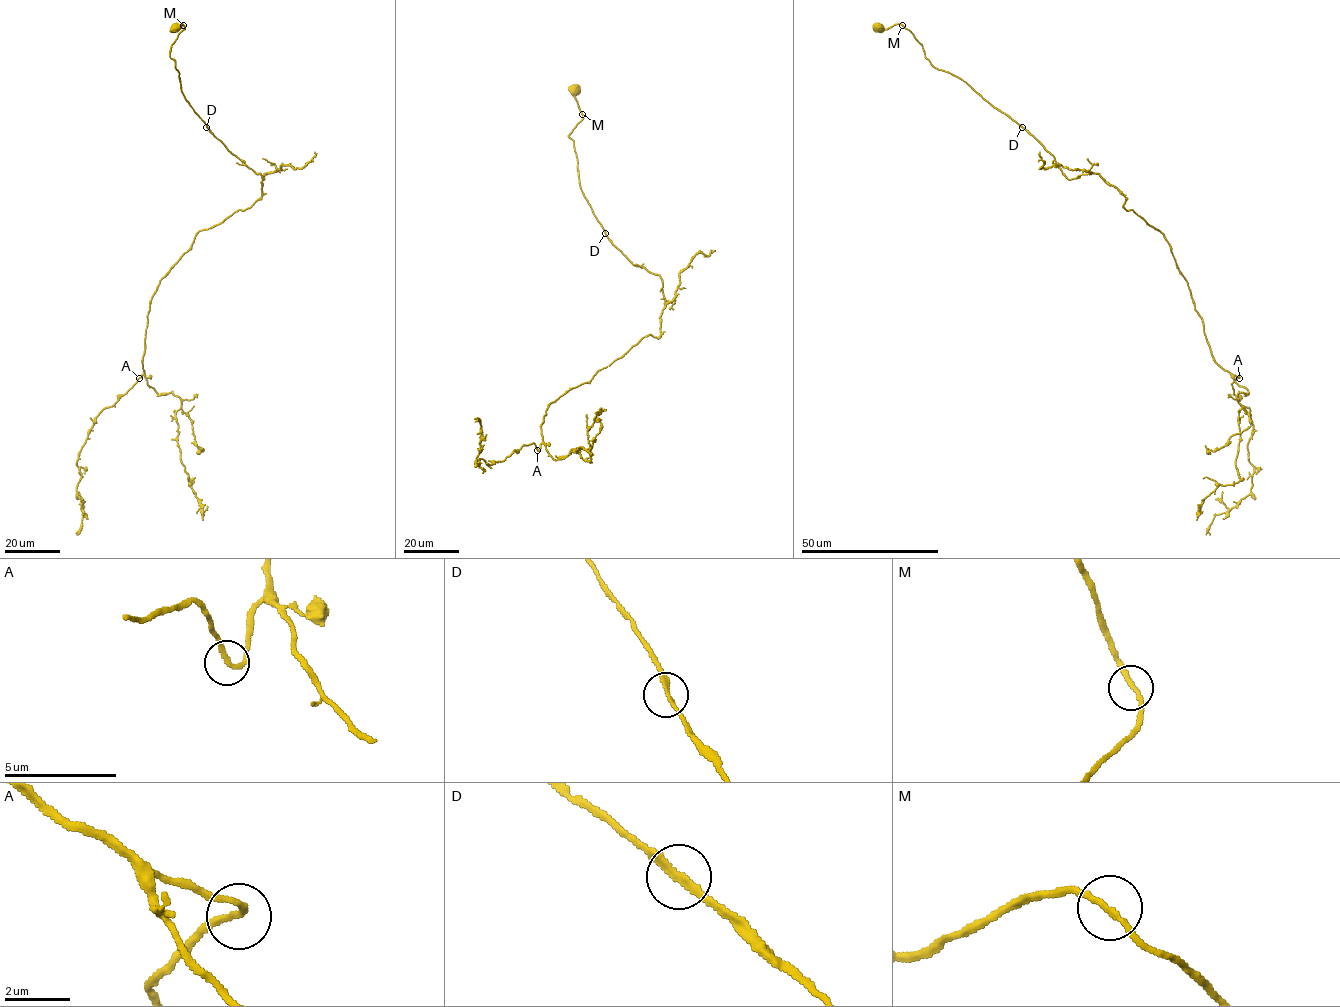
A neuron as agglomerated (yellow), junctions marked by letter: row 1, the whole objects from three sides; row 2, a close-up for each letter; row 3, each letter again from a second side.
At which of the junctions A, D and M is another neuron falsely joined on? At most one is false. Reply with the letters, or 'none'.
none

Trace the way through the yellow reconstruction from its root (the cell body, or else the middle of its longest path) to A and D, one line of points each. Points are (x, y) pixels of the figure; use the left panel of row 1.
A: (176, 27), (183, 95), (266, 174), (262, 195), (201, 230), (160, 281), (139, 378)
D: (176, 27), (181, 23), (184, 29), (171, 46), (170, 57), (179, 71), (183, 95), (206, 127)

